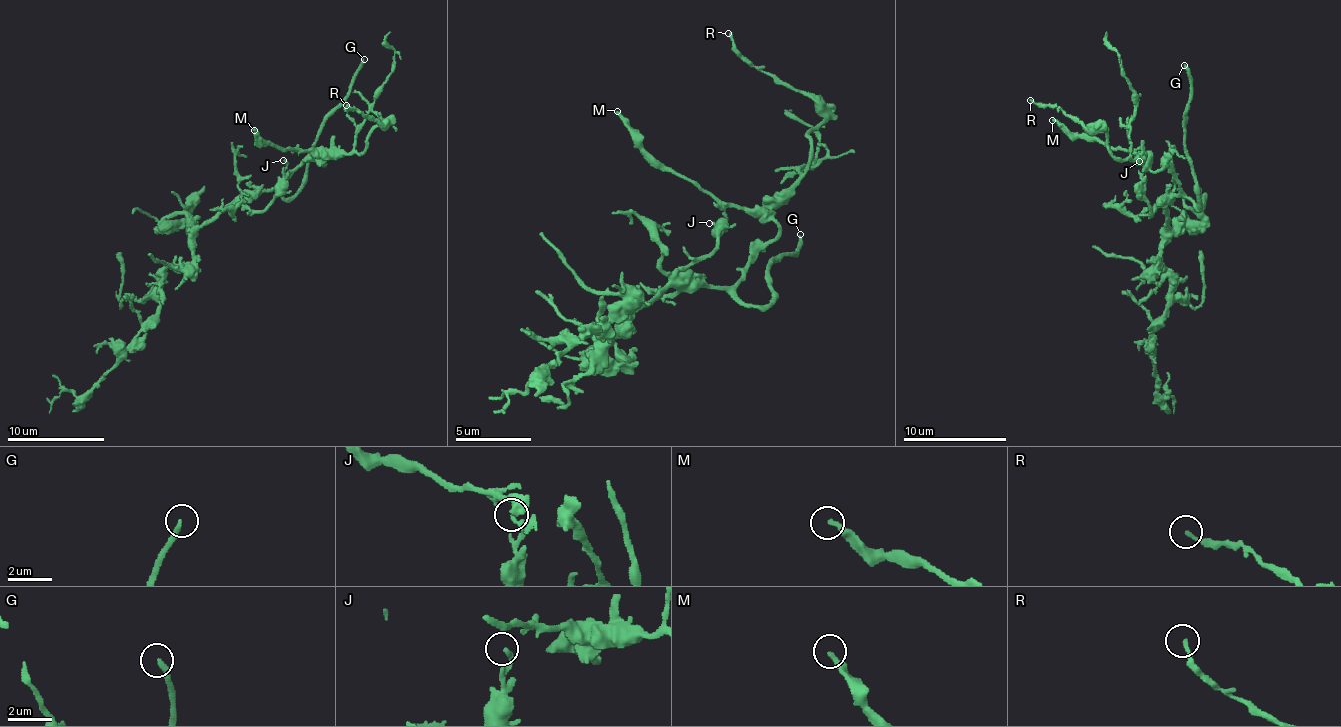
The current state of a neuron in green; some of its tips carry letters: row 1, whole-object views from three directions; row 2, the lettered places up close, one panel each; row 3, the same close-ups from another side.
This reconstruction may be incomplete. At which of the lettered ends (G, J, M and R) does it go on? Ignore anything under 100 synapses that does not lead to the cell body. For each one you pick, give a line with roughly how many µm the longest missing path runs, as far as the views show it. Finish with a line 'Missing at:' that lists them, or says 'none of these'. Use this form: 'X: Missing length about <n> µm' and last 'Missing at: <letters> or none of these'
G: Missing length about 30 µm
Missing at: G

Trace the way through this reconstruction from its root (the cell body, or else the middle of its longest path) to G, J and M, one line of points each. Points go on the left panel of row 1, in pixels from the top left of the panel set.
G: (227, 208), (251, 201), (262, 191), (277, 190), (287, 199), (297, 192), (323, 117), (350, 90), (364, 59)
J: (227, 208), (233, 204), (245, 204), (251, 209), (265, 207), (276, 193), (276, 183), (286, 174), (283, 160)
M: (227, 208), (272, 191), (308, 160), (319, 160), (324, 166), (304, 150), (261, 145), (254, 130)

